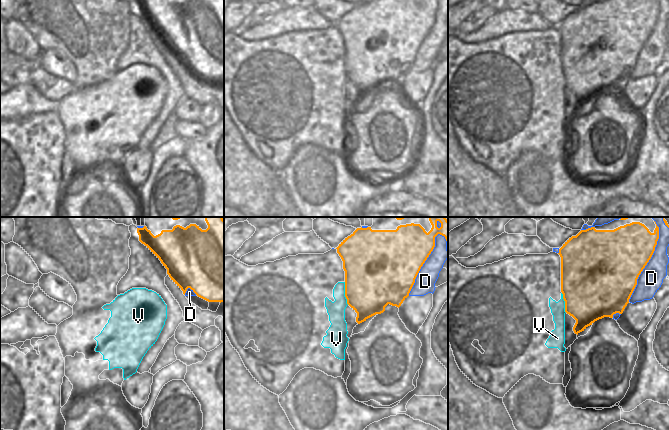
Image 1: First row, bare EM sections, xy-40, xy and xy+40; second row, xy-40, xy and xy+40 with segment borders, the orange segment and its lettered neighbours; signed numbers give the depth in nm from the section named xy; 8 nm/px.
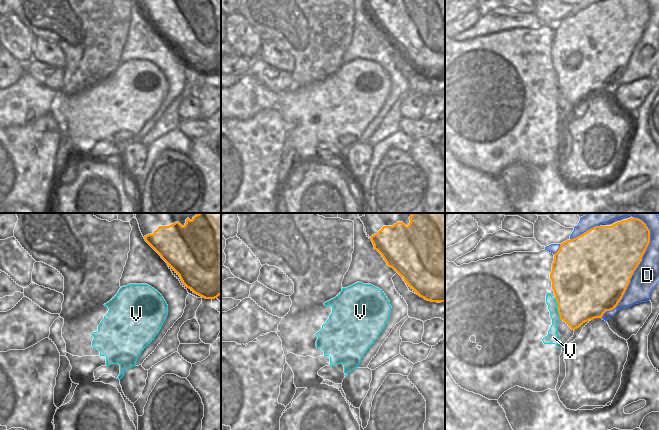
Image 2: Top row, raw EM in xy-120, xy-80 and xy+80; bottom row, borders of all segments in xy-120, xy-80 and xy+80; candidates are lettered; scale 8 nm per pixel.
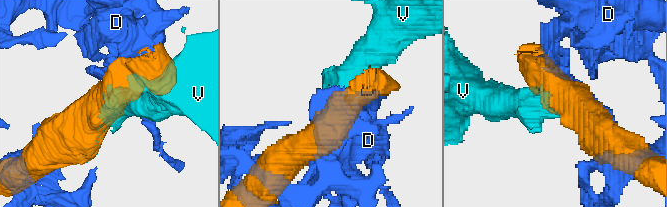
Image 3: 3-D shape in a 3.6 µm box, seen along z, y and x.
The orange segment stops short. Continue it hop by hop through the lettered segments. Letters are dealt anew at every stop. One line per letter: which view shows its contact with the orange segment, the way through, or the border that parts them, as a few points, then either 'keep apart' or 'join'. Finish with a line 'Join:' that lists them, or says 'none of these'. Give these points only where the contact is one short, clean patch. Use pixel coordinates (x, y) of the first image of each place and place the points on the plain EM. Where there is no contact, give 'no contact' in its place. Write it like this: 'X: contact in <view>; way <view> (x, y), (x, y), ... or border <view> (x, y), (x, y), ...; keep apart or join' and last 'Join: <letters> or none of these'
D: contact in xy+40; keep apart
V: contact in xy; join
Join: V

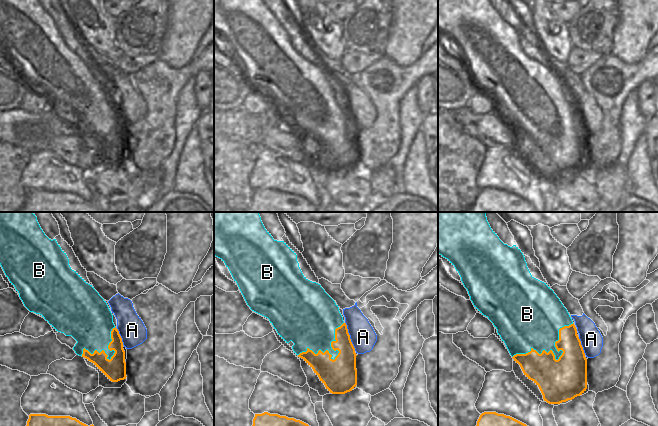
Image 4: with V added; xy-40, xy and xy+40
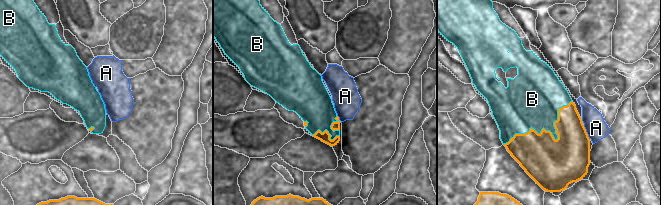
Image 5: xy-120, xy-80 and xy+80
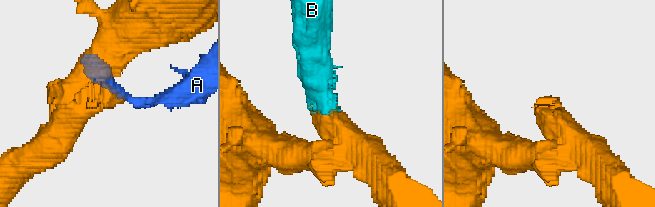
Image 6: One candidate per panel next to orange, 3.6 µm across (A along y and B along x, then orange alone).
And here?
A: contact in xy; border xy (345, 98), (350, 117), (355, 126); keep apart
B: contact in xy+40; keep apart
Join: none of these

